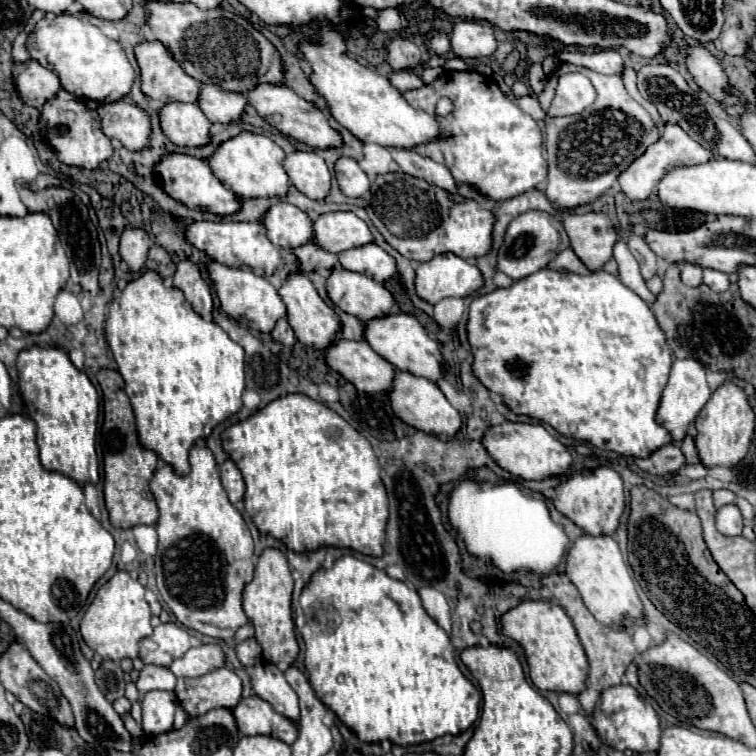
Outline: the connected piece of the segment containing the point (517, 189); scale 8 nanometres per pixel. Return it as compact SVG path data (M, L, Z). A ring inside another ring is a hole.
M445 71L433 83L405 91L403 97L415 109L427 111L429 115L435 115L439 97L453 101L455 107L447 117L435 117L441 137L413 147L413 151L445 165L457 185L473 185L483 197L499 203L531 191L545 181L547 163L541 153L541 133L535 119L505 97L491 77L475 71Z

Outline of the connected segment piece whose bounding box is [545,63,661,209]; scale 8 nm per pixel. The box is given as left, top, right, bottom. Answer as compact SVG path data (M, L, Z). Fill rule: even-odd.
M563 63L557 71L557 77L567 71L579 71L591 79L597 89L595 103L585 109L581 115L571 117L545 117L547 131L547 163L549 177L545 195L551 203L559 207L577 207L595 201L603 195L637 157L641 157L649 145L657 143L661 137L659 127L651 121L649 113L631 99L623 87L621 77L601 75L589 71L587 67L577 67Z

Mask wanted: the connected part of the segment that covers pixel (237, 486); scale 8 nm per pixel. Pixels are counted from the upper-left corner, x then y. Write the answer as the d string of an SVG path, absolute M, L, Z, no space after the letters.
M227 459L219 471L221 471L221 481L229 495L229 501L235 505L237 501L243 499L243 493L245 493L245 483L243 483L241 471L237 469L237 465L231 459Z

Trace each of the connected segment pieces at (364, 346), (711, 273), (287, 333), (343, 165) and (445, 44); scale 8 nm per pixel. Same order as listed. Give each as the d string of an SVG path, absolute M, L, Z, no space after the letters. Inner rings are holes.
M335 339L325 349L325 363L365 393L387 393L395 375L393 365L379 357L367 341Z
M703 269L703 283L709 285L713 291L727 291L729 289L727 275L721 271L715 271L715 269Z
M279 319L279 321L277 321L275 329L271 331L271 337L277 339L279 343L283 343L283 345L293 345L293 343L295 343L295 333L293 333L293 329L289 327L287 319Z
M341 157L335 163L335 177L339 189L347 197L363 197L369 191L369 177L359 167L359 163L351 157Z
M435 33L433 37L431 37L431 51L433 53L437 53L439 57L443 57L443 55L447 55L449 53L449 49L451 49L451 45L449 45L449 37L445 35L445 33Z

